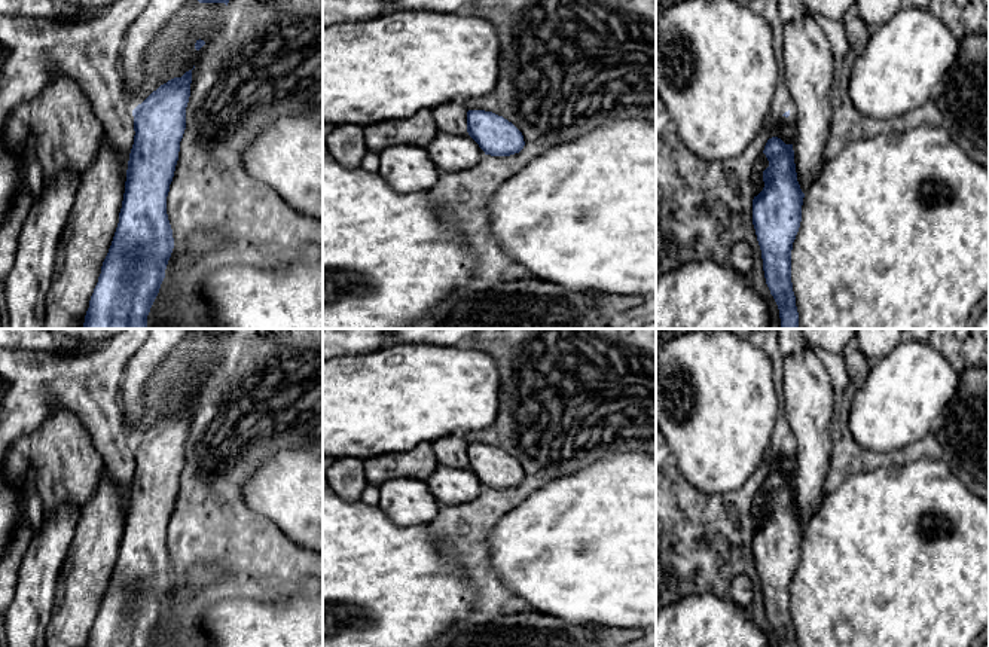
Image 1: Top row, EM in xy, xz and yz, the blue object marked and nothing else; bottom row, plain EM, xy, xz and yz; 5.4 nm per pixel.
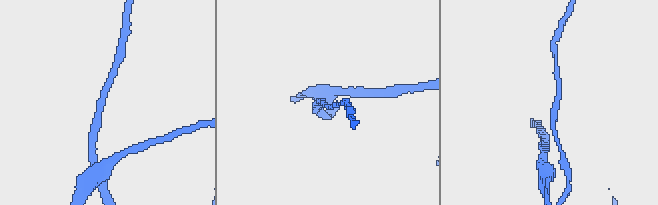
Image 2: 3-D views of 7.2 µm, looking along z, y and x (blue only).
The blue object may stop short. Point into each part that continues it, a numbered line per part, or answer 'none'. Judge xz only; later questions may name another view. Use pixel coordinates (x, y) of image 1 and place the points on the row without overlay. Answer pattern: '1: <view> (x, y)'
1: xz (451, 487)

